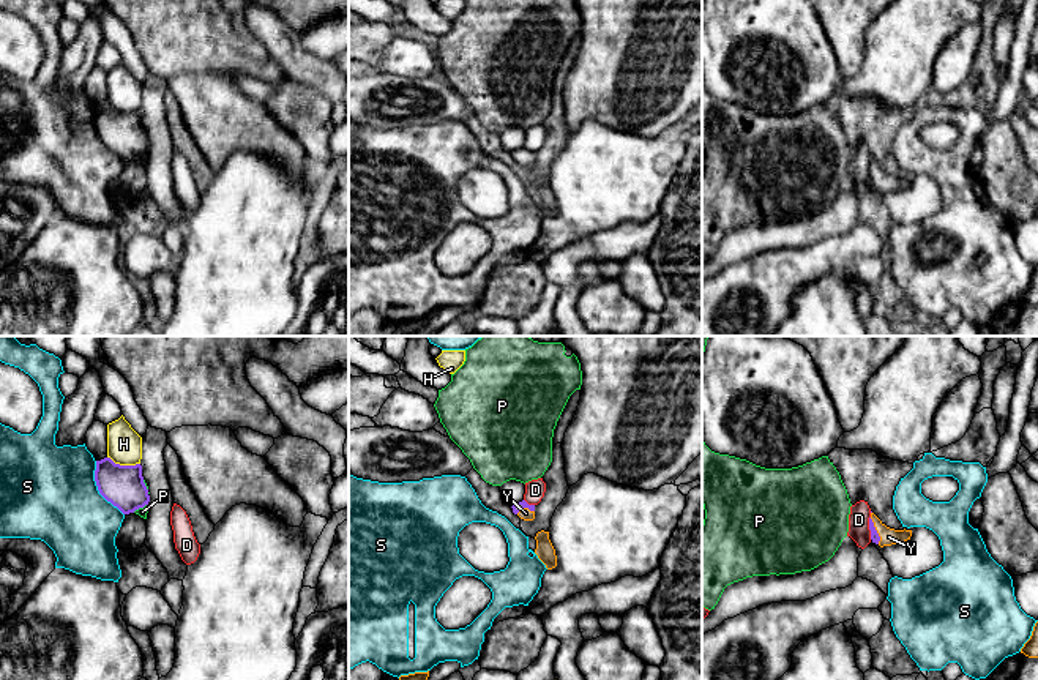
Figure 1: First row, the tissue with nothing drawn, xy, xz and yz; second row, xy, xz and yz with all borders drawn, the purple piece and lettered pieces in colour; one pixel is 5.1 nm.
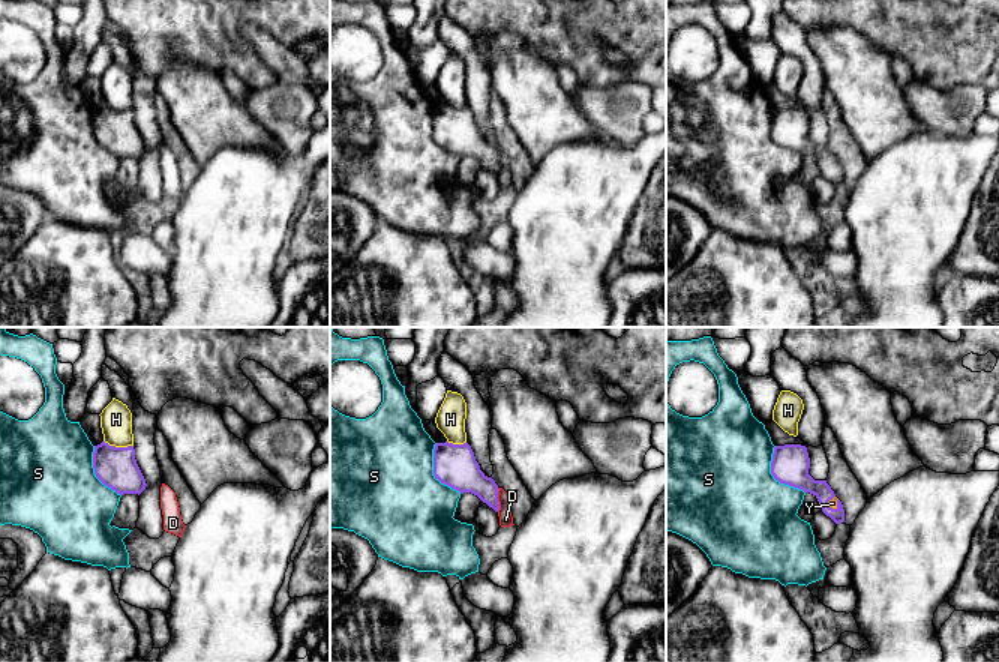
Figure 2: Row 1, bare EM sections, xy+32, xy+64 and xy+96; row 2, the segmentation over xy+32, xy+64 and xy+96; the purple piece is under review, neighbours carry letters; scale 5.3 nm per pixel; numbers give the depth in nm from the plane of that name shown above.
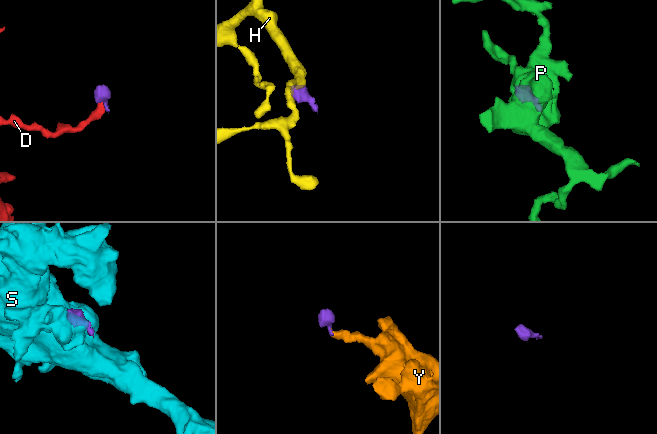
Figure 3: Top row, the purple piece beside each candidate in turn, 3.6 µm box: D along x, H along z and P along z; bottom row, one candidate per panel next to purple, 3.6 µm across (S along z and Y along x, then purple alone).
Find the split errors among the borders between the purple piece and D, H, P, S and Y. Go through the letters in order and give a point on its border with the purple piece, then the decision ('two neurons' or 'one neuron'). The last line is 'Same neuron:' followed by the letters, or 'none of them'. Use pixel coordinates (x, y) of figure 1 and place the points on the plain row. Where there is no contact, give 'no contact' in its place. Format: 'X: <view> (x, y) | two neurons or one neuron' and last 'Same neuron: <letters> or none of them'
D: yz (869, 174) | two neurons
H: xy (123, 112) | two neurons
P: xy (139, 153) | two neurons
S: xy (98, 136) | two neurons
Y: yz (876, 177) | two neurons
Same neuron: none of them

